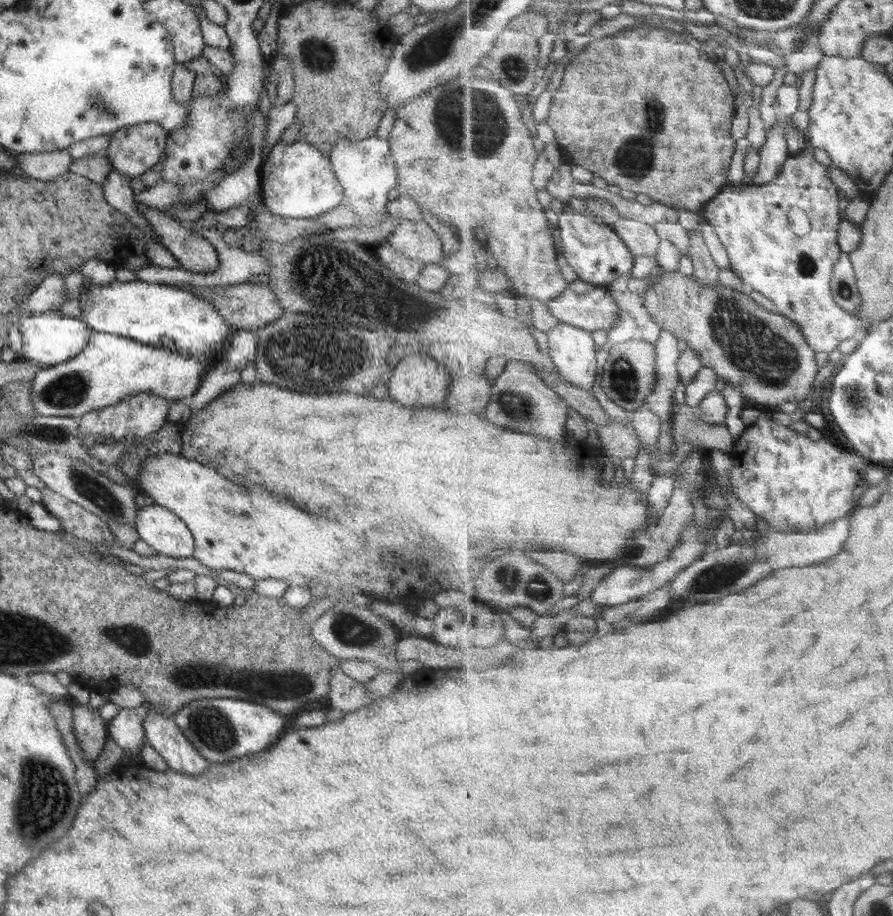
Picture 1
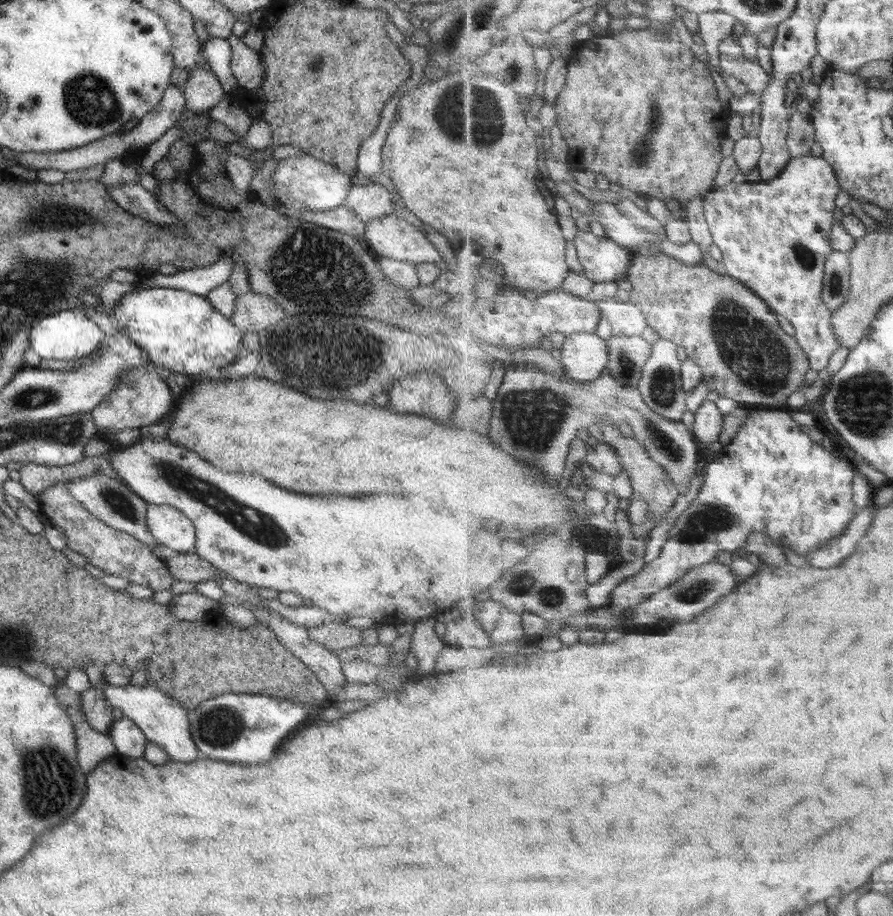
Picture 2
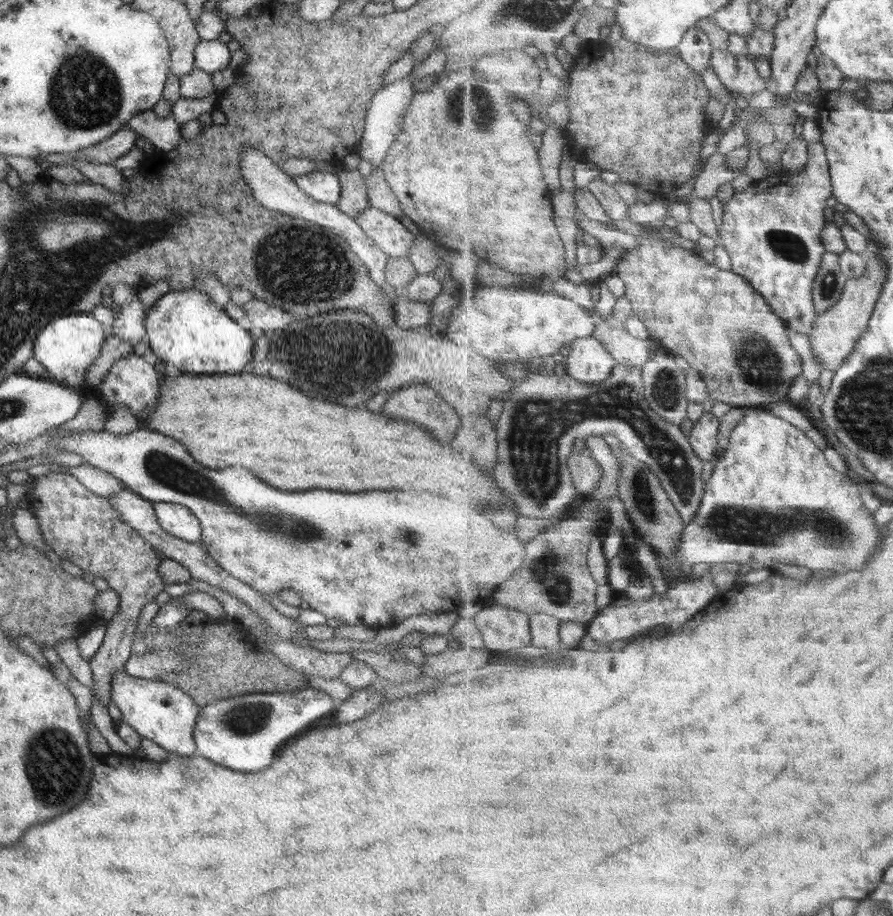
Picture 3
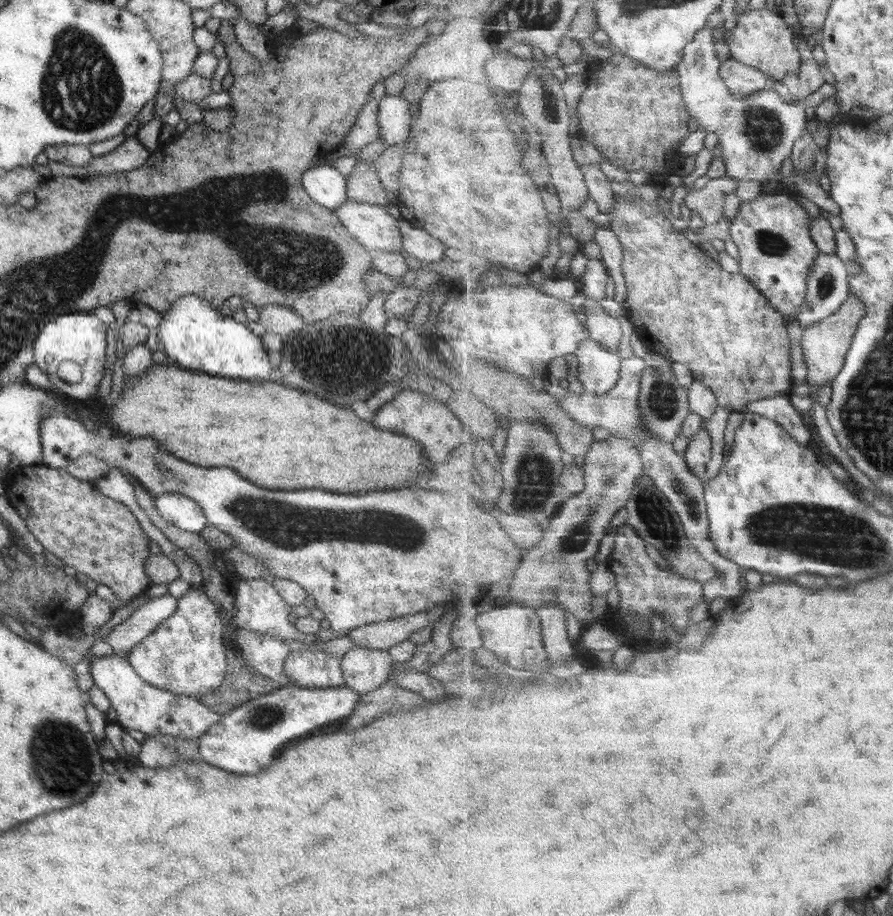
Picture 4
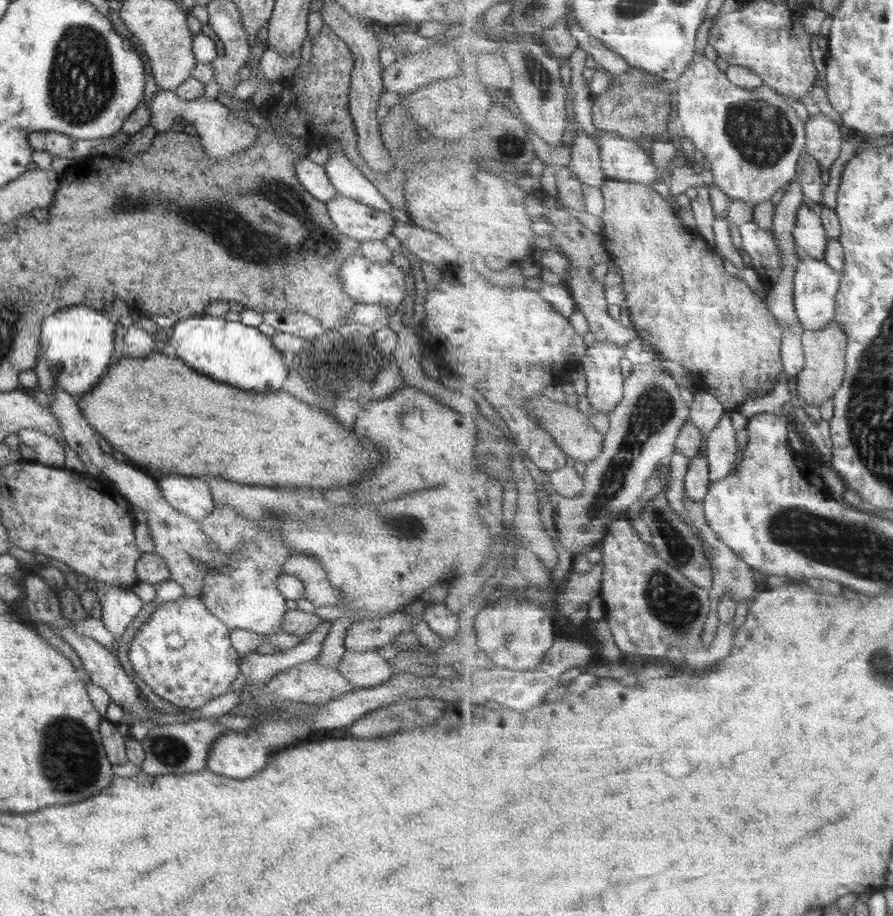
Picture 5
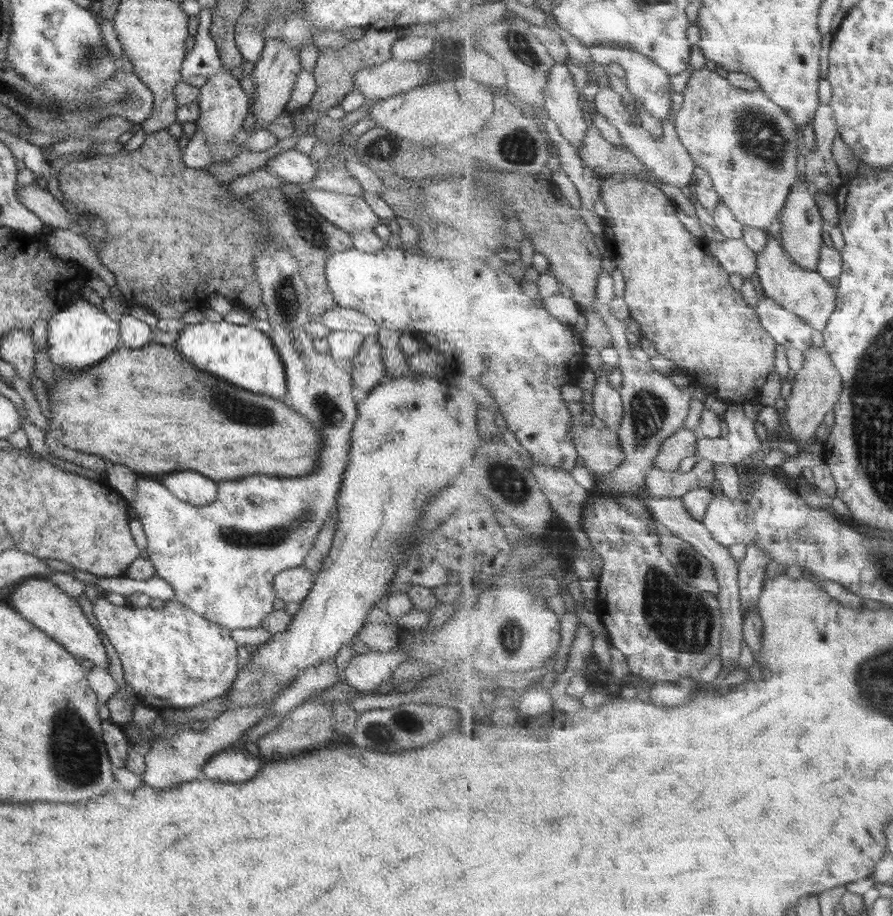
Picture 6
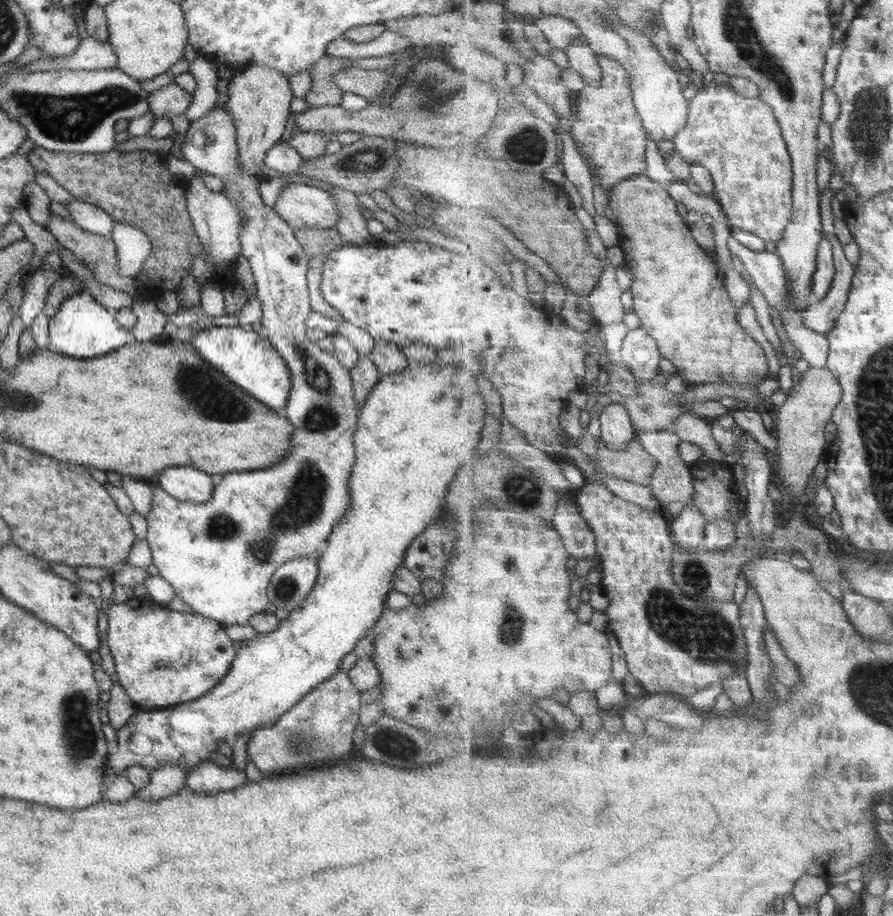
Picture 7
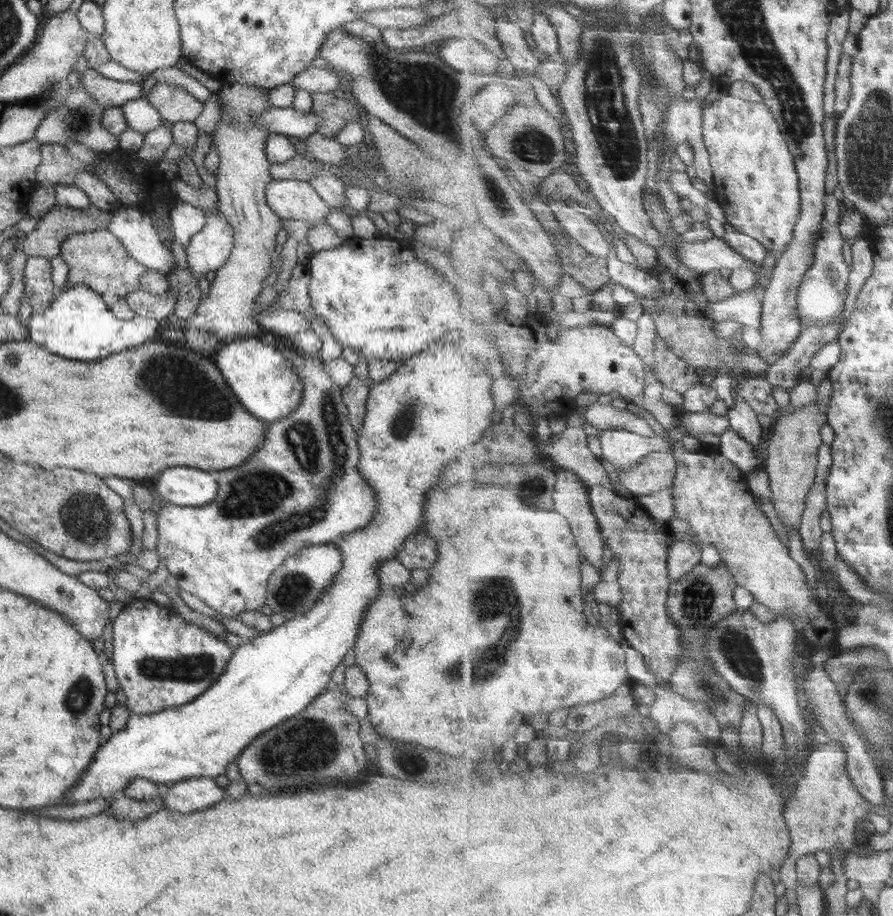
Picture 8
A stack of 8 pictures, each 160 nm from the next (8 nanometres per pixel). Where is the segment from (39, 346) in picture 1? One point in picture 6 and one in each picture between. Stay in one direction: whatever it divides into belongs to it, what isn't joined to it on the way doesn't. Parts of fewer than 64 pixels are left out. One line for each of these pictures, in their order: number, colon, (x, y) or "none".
2: (67, 335)
3: (66, 347)
4: (78, 337)
5: (77, 342)
6: (78, 335)

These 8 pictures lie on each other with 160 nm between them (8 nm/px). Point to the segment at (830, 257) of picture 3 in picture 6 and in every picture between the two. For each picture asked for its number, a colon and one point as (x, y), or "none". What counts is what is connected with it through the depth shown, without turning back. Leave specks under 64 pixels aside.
4: (828, 283)
5: (816, 284)
6: (807, 293)

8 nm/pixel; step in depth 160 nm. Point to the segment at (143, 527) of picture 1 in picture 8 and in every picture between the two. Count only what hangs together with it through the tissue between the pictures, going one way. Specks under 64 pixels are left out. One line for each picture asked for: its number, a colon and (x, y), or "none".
2: (170, 528)
3: (175, 520)
4: (178, 511)
5: (191, 496)
6: (191, 488)
7: (183, 484)
8: (185, 487)

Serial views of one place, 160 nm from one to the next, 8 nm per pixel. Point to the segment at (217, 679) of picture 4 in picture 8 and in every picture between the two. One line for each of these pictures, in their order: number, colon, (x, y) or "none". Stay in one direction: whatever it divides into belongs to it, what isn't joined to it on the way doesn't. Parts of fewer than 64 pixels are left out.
5: (181, 655)
6: (171, 657)
7: (162, 658)
8: (160, 661)

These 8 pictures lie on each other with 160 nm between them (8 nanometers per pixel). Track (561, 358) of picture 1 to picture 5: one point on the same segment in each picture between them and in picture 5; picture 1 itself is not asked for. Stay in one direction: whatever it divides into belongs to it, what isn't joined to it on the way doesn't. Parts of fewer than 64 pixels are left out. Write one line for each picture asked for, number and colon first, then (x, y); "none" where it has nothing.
2: (585, 356)
3: (589, 361)
4: (599, 368)
5: (601, 367)

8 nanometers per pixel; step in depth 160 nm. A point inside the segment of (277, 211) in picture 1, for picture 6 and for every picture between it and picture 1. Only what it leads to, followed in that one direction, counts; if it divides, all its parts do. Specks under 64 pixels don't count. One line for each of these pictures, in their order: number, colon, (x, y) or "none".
2: (311, 184)
3: (324, 187)
4: (324, 185)
5: (312, 177)
6: (290, 165)

